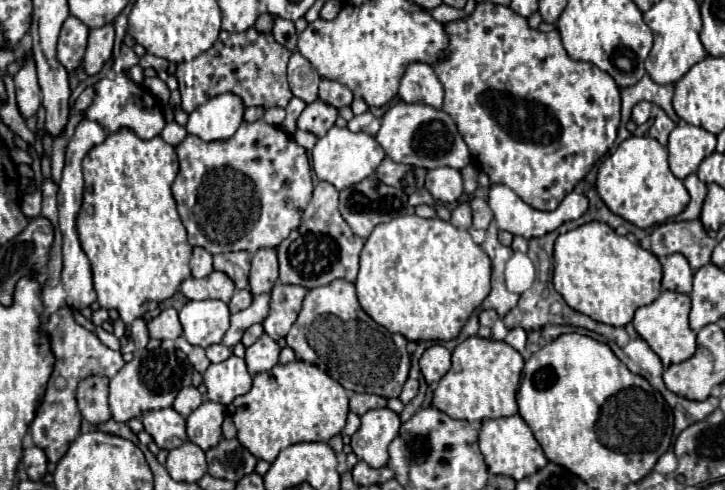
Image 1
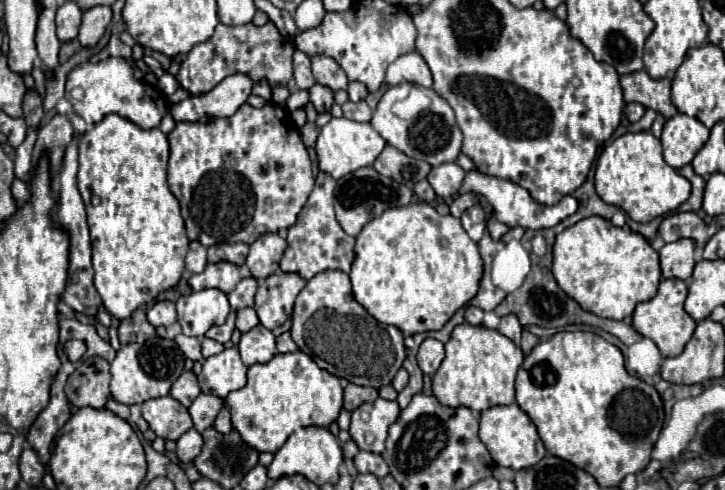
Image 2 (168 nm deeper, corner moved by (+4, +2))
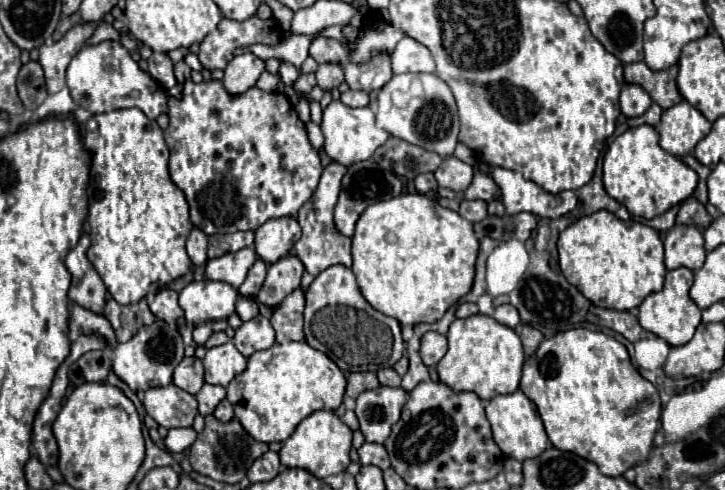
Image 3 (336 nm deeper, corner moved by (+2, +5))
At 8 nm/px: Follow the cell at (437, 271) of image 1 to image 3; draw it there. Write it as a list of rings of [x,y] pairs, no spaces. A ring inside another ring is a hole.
[[[402,194],[398,198],[370,204],[352,236],[352,272],[366,302],[378,312],[396,318],[400,324],[432,324],[440,320],[450,306],[466,296],[474,282],[474,264],[478,256],[478,238],[472,224],[458,212],[442,208],[424,194]]]

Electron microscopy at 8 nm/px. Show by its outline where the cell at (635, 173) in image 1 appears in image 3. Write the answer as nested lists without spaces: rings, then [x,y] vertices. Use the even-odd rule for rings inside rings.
[[[648,124],[630,128],[608,146],[602,164],[602,180],[606,192],[616,202],[624,204],[630,214],[648,220],[690,198],[698,184],[698,174],[688,168],[680,158],[664,152],[658,142],[658,132]]]

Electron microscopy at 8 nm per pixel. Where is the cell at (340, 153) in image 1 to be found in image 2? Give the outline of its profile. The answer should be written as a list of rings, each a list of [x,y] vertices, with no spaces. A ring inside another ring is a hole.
[[[332,117],[318,135],[316,143],[316,155],[318,155],[318,167],[320,171],[332,175],[334,179],[340,179],[360,167],[368,167],[376,161],[380,151],[384,149],[386,141],[380,137],[380,133],[374,131],[370,123],[360,123],[352,121],[346,117]]]

